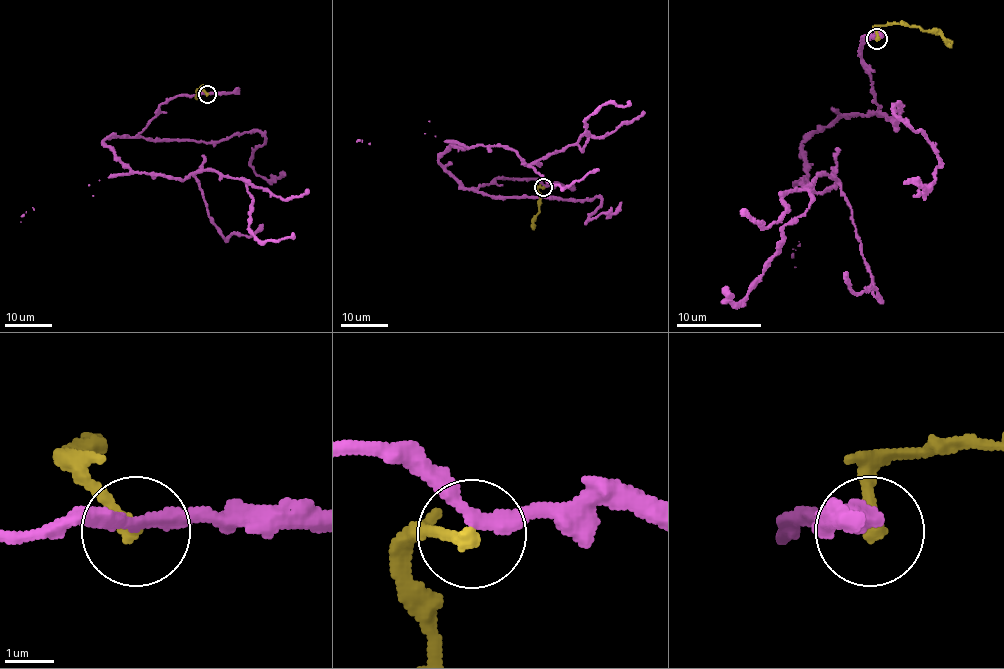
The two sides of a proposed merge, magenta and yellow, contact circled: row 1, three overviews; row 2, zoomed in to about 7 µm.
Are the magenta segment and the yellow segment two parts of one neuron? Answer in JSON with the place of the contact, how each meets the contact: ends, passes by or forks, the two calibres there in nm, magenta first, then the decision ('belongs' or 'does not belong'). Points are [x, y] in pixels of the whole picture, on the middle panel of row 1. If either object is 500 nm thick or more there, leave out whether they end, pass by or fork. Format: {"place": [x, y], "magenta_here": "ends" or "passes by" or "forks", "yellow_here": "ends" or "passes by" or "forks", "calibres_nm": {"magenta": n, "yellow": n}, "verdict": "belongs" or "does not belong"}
{"place": [543, 187], "magenta_here": "passes by", "yellow_here": "ends", "calibres_nm": {"magenta": 280, "yellow": 300}, "verdict": "does not belong"}

